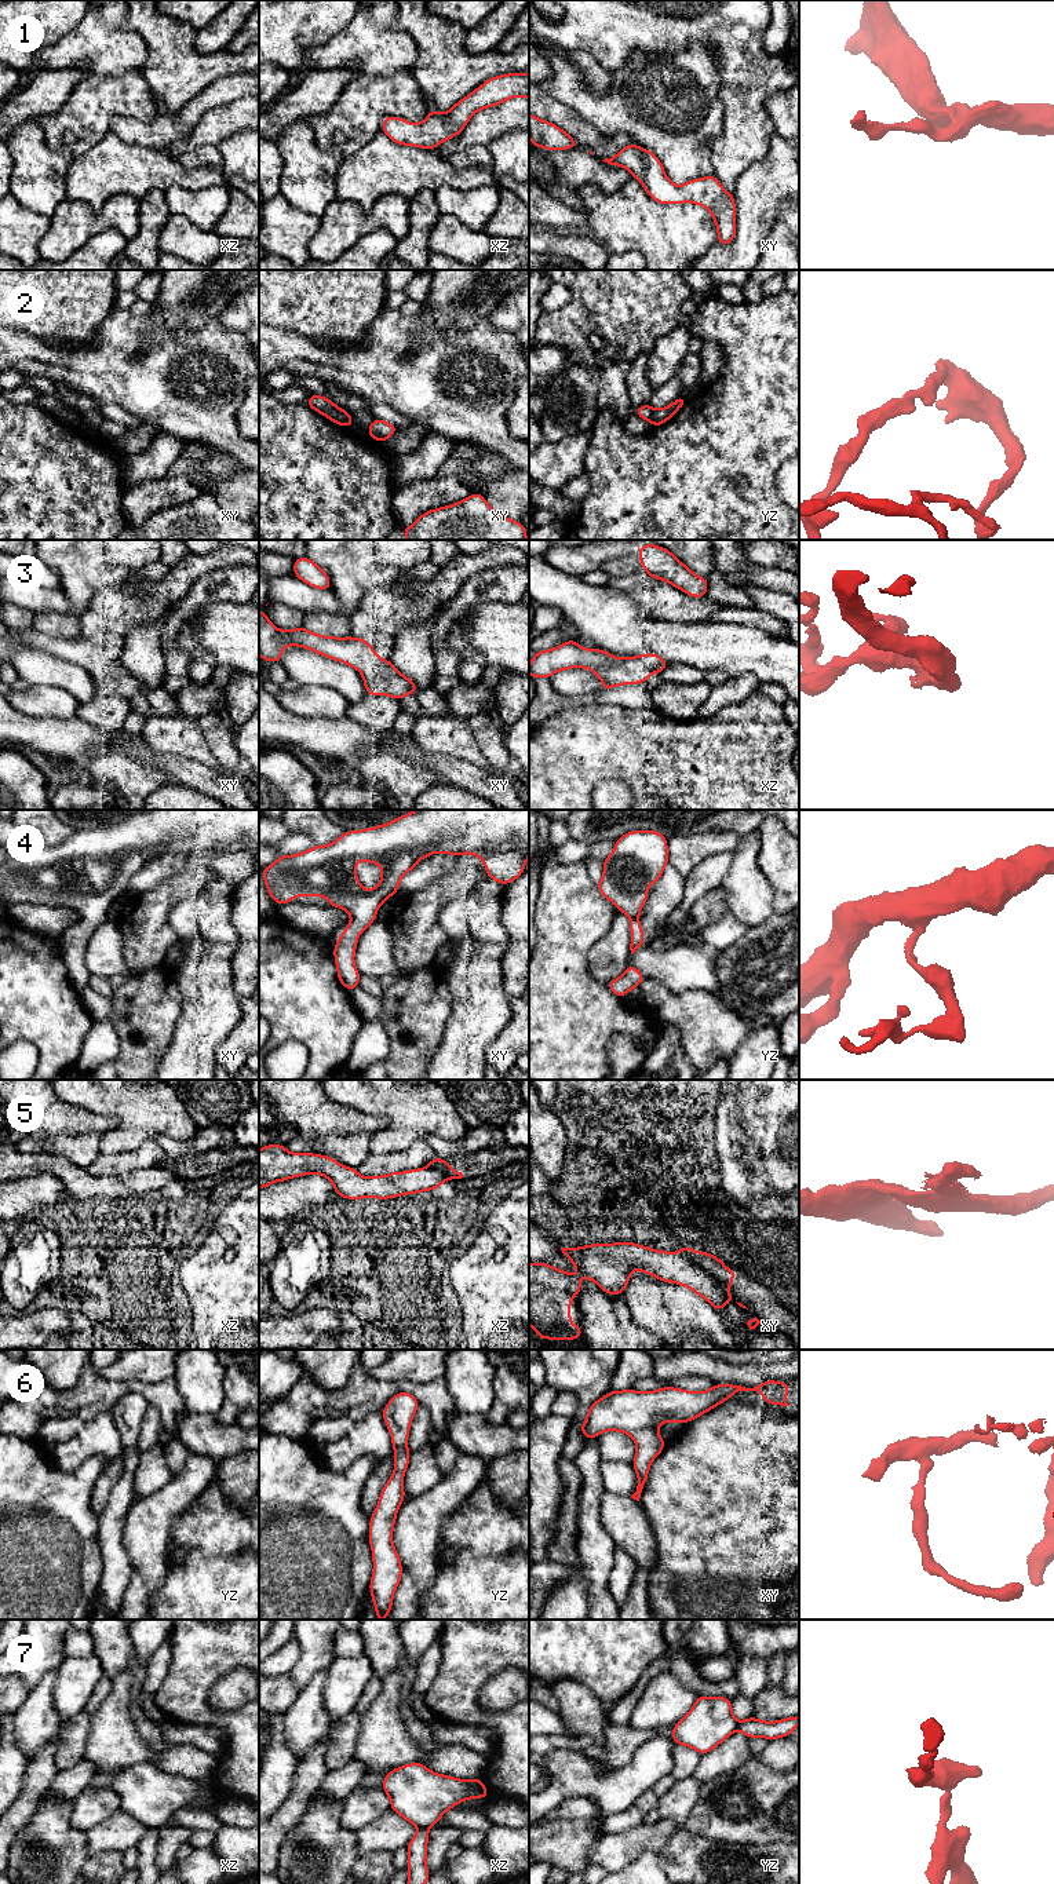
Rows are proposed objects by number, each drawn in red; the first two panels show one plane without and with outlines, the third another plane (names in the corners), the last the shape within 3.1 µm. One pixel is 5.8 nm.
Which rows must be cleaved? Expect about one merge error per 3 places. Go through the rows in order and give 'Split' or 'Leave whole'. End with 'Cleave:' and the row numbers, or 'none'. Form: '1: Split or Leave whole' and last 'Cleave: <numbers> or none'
1: Leave whole
2: Split
3: Leave whole
4: Leave whole
5: Split
6: Leave whole
7: Split
Cleave: 2, 5, 7

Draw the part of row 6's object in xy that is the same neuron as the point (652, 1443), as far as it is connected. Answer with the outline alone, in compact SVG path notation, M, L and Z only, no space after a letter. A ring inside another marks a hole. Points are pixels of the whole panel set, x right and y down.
M767 1379L754 1388L714 1384L711 1390L701 1392L674 1387L648 1392L632 1388L610 1391L590 1406L580 1431L588 1439L595 1439L605 1431L620 1431L637 1442L632 1465L638 1475L638 1486L631 1498L639 1501L650 1464L665 1446L664 1439L657 1434L659 1425L667 1421L690 1423L738 1391L759 1391L766 1403L789 1406L785 1401L788 1385L788 1381Z

